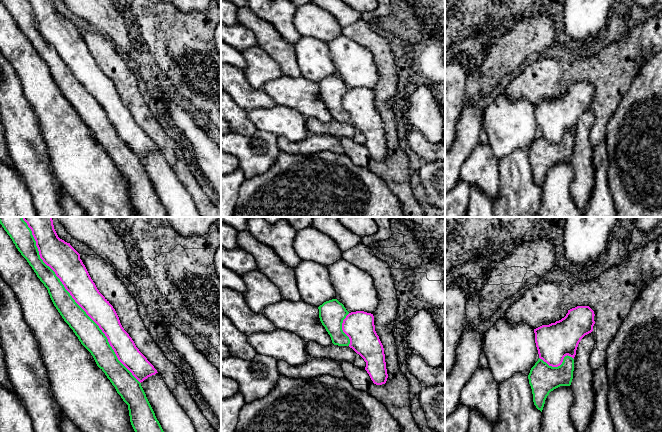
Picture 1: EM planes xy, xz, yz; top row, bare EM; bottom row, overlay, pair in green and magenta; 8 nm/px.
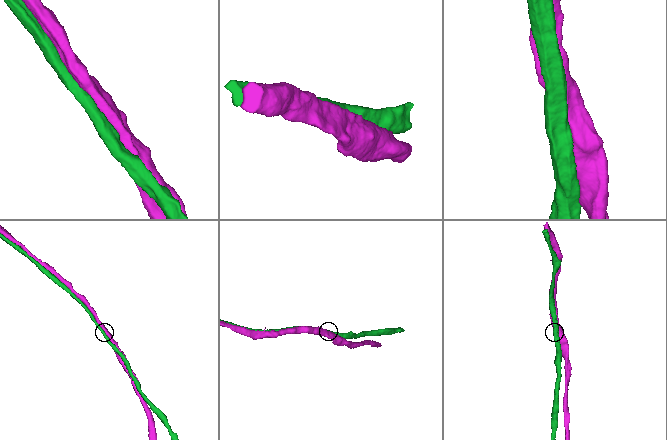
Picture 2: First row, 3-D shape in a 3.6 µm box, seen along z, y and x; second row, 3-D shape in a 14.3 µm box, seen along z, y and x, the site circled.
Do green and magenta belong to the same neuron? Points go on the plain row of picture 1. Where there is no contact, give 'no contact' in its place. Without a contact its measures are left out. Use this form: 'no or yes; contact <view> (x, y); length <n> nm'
no; contact xy (77, 80); length 1550 nm

